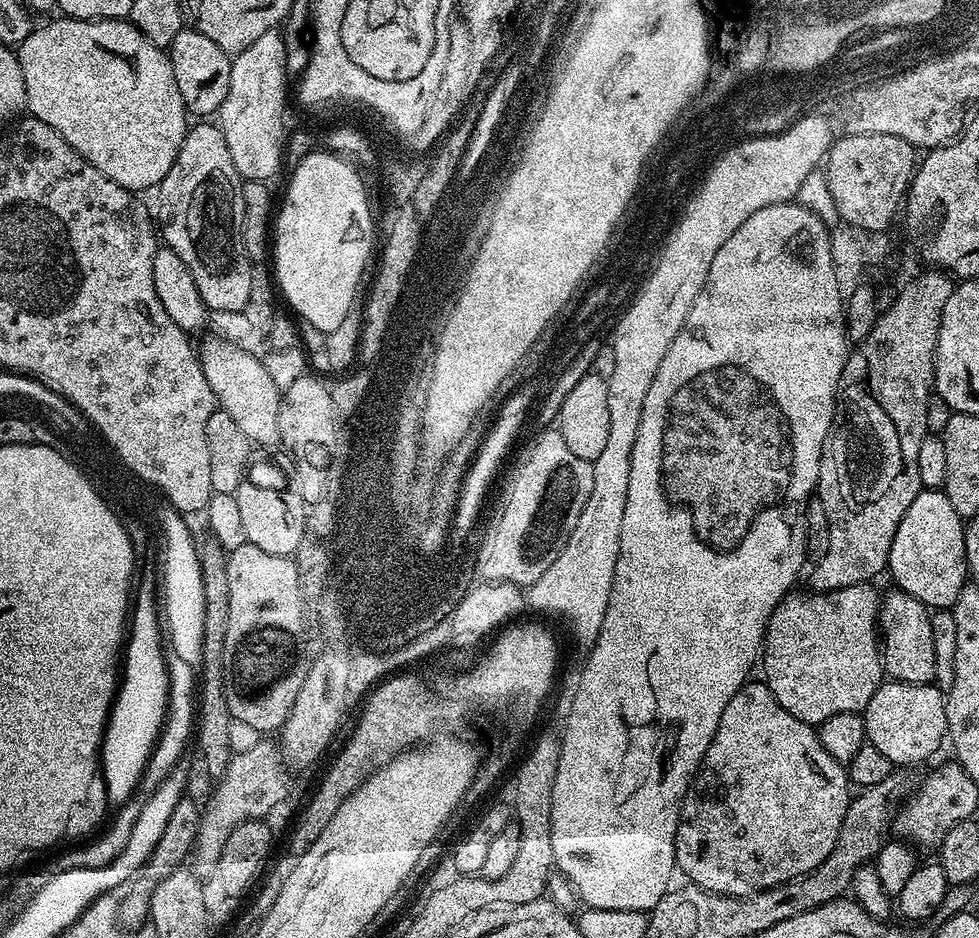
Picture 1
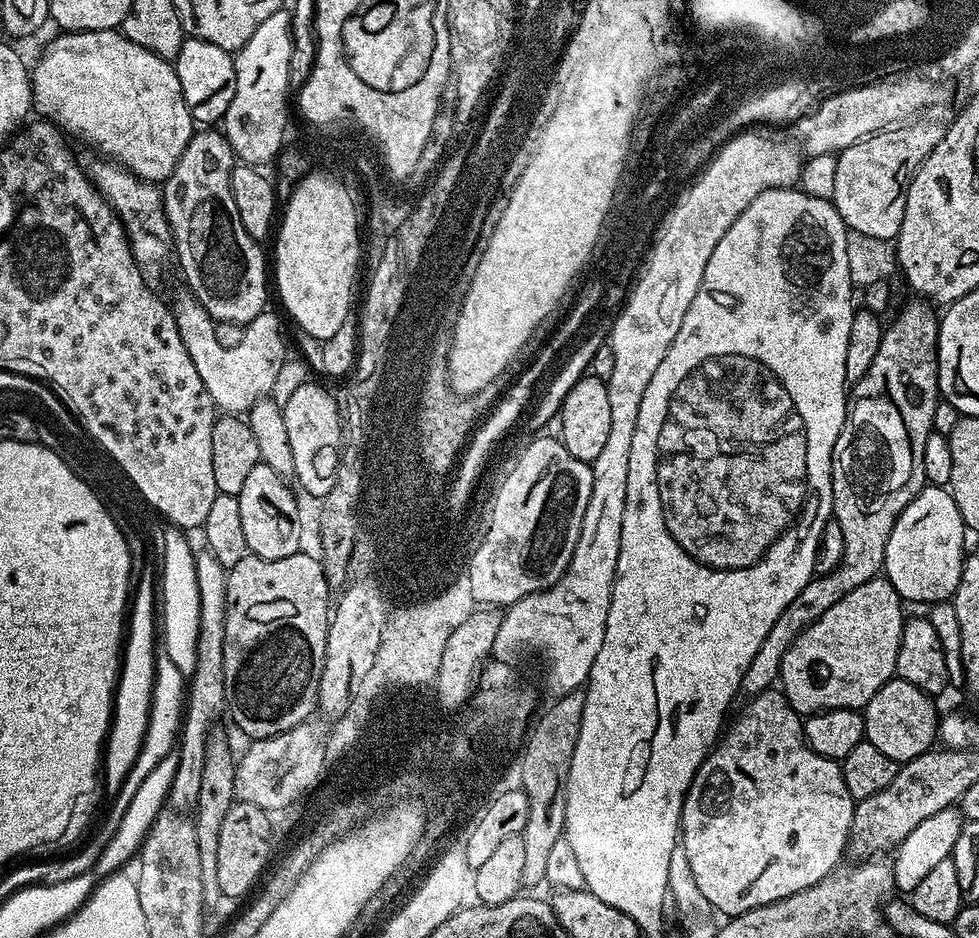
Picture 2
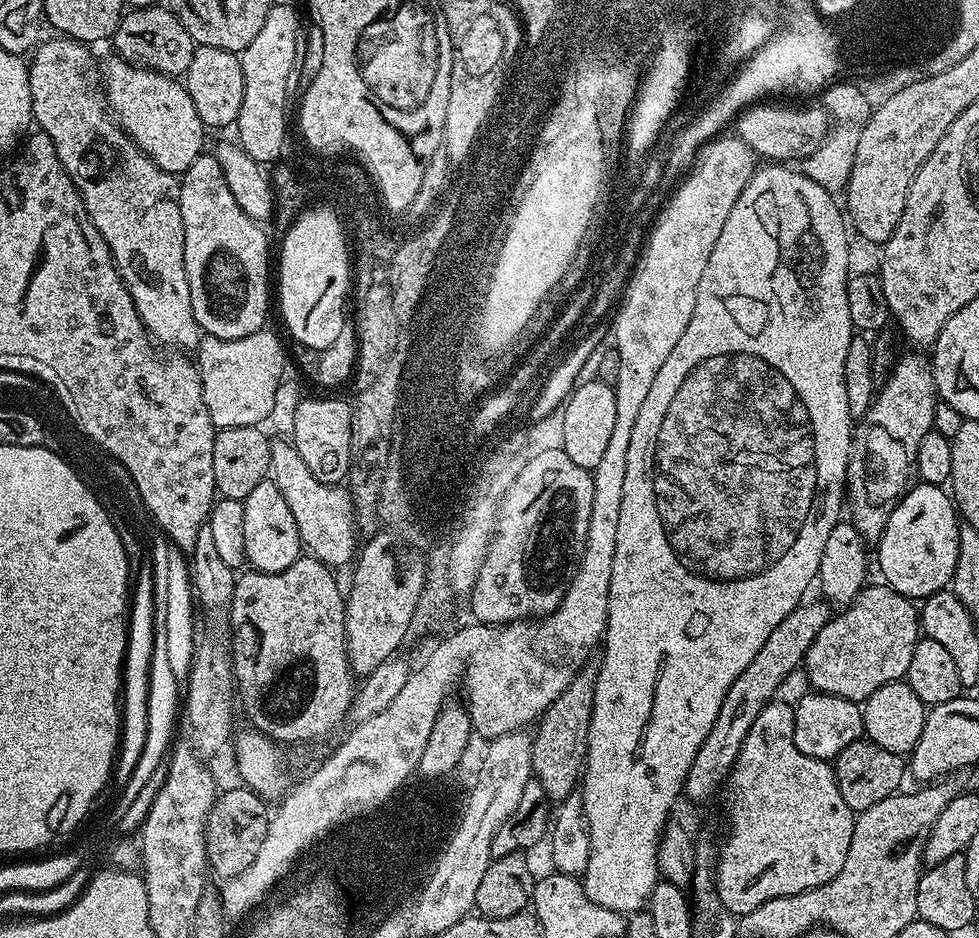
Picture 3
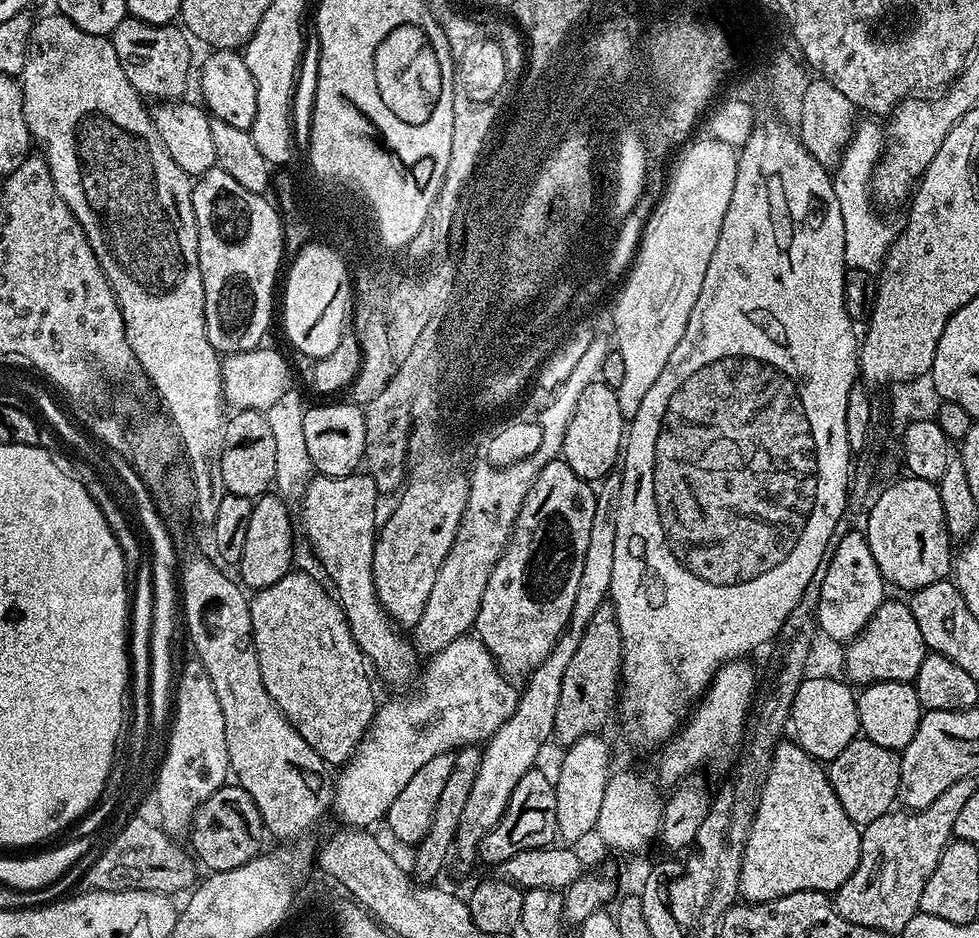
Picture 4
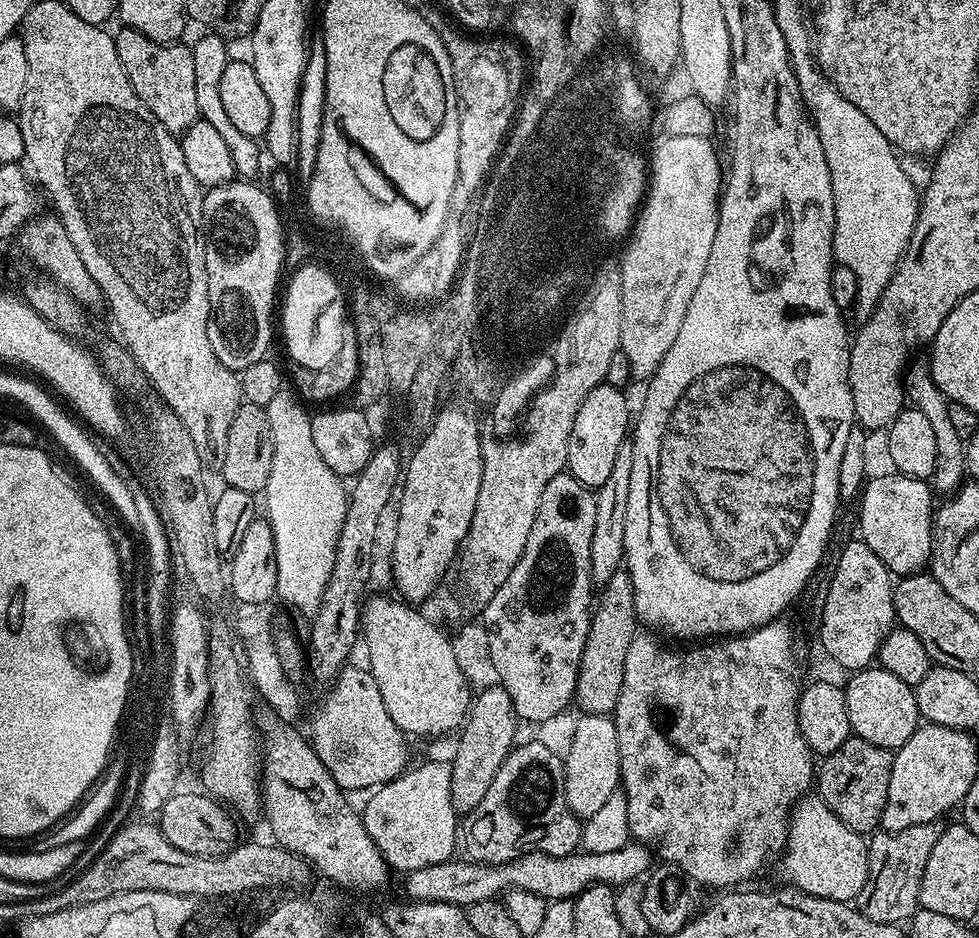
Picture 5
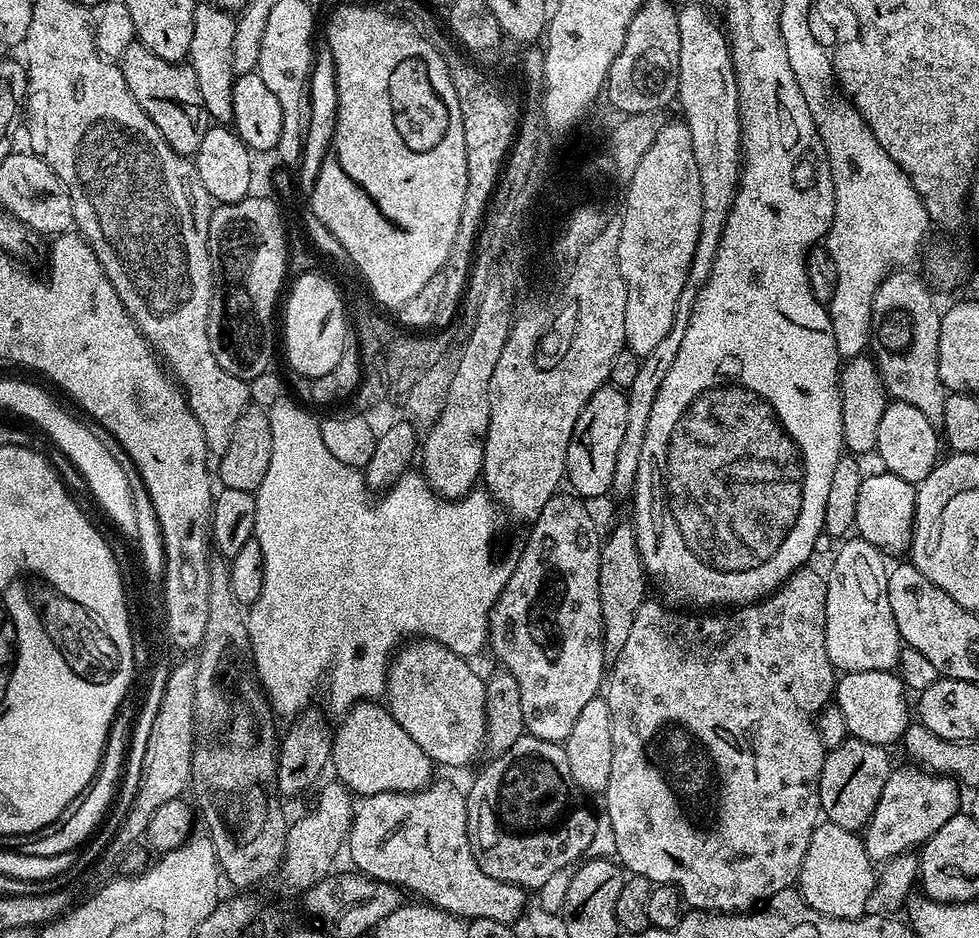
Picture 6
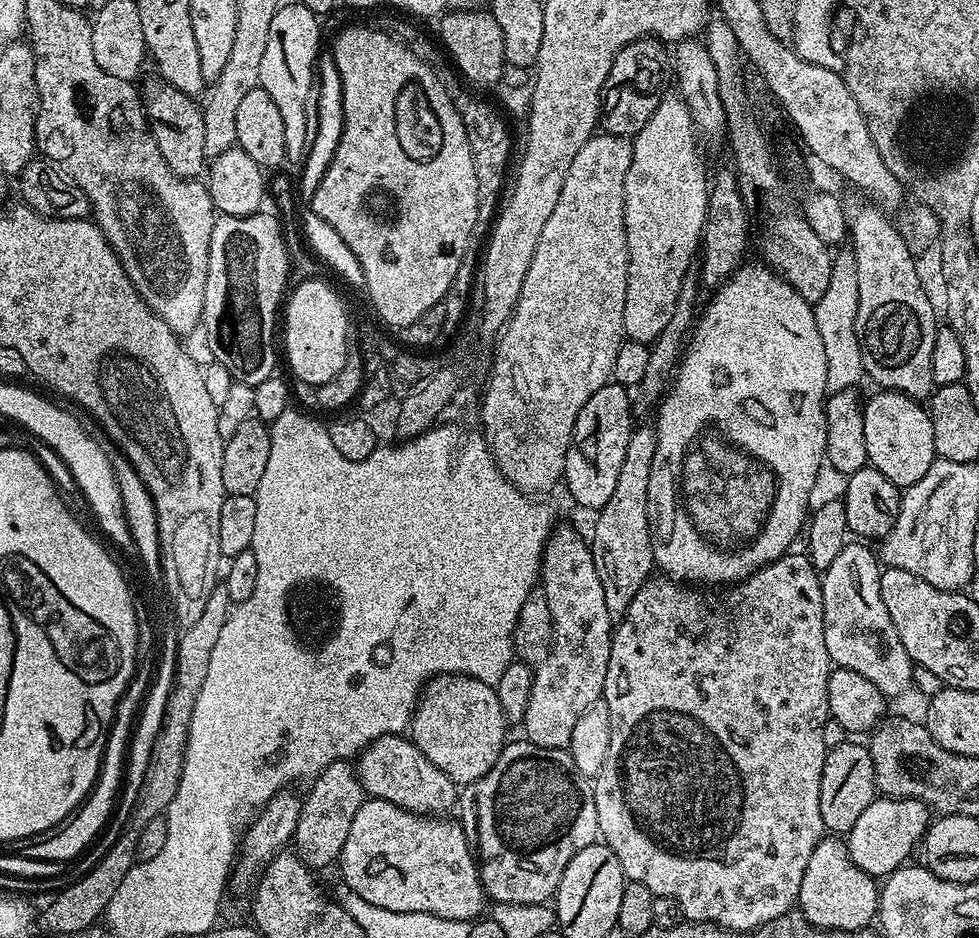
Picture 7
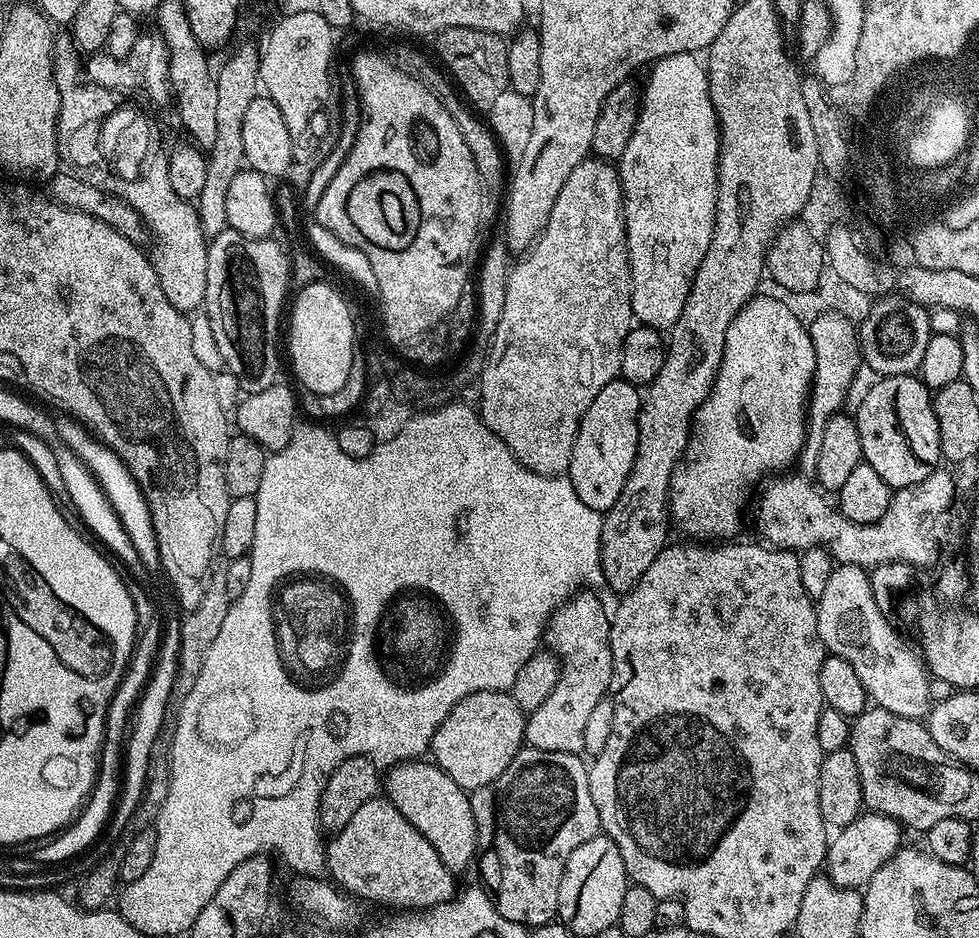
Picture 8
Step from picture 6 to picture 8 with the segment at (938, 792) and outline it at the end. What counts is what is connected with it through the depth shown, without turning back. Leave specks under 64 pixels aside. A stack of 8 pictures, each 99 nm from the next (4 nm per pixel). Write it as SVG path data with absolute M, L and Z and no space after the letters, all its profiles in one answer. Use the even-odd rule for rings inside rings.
M865 811L850 826L839 829L831 837L826 857L826 875L839 888L863 889L881 868L902 847L902 825L894 818Z

